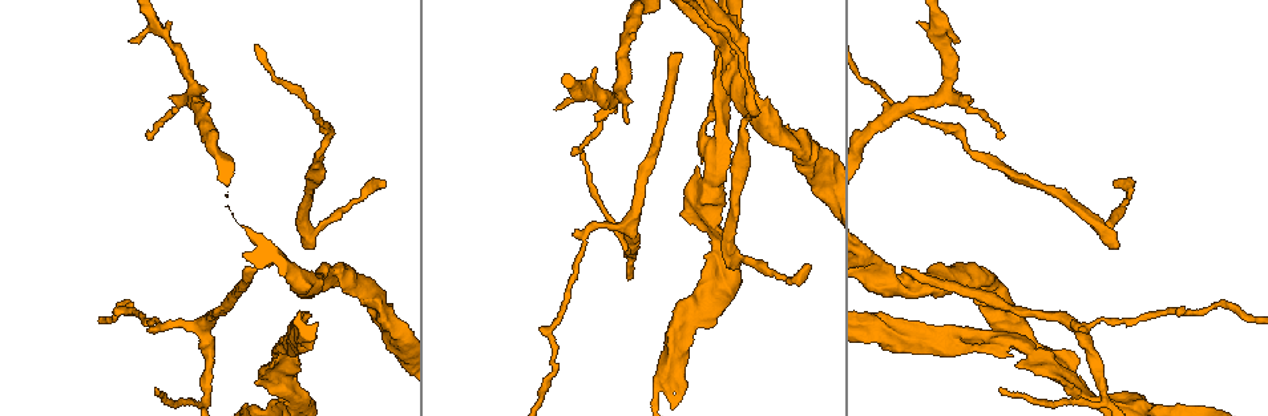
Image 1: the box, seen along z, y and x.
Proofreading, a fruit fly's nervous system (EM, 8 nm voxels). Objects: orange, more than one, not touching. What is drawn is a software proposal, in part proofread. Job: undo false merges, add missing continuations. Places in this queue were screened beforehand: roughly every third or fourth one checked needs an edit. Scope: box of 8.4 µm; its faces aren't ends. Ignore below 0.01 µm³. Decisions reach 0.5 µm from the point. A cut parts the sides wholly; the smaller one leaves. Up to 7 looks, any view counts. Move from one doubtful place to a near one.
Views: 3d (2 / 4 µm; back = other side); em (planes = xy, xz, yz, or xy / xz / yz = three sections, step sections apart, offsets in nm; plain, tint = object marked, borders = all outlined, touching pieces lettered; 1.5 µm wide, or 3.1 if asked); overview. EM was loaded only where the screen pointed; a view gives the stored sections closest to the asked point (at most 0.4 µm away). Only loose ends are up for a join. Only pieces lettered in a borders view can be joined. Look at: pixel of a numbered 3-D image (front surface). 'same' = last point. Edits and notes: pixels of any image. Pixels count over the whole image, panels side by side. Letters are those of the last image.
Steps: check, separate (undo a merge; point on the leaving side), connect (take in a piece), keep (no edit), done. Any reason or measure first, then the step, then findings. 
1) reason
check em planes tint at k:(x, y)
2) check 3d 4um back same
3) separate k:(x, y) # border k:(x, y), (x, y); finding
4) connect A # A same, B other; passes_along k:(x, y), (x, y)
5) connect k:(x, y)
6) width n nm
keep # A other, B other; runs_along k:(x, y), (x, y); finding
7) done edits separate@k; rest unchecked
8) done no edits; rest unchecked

thin end
check em planes borders at 1:(384, 182)

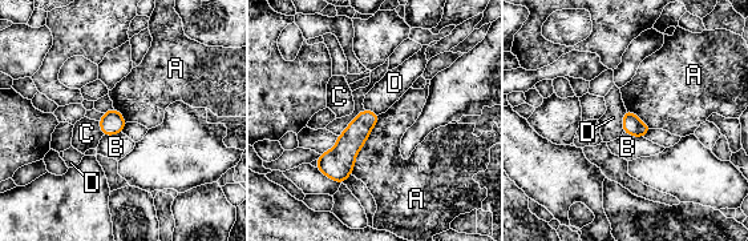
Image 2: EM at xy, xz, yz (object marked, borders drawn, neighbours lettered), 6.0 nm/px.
keep # A other, B other, C other, D other; none of them fits

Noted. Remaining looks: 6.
check 3d 4um at 1:(1001, 138)

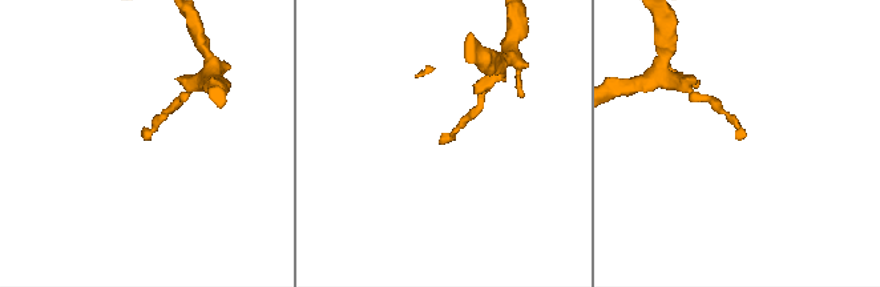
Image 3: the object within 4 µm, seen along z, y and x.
now the EM
check em xz step 8 borders at 3:(740, 140)

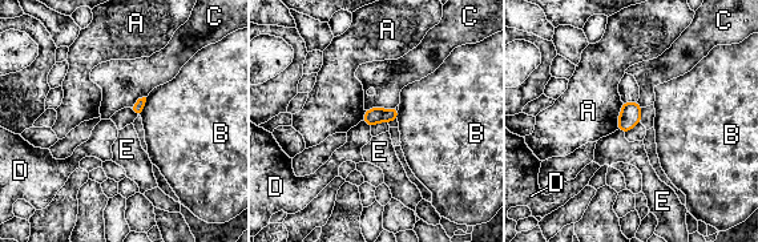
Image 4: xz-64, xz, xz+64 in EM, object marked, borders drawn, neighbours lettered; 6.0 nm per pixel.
another direction
check em planes borders same

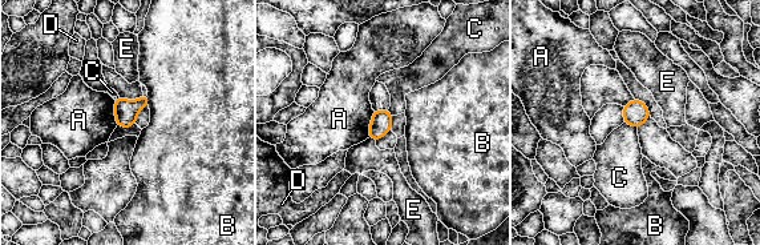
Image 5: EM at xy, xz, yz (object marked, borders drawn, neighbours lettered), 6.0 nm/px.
keep # A other, B other, C other, D other, E other; border 5:(625, 121), (637, 129); no lettered piece goes on from it

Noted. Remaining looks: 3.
end of a long branch
check 3d 2um at 1:(905, 266)

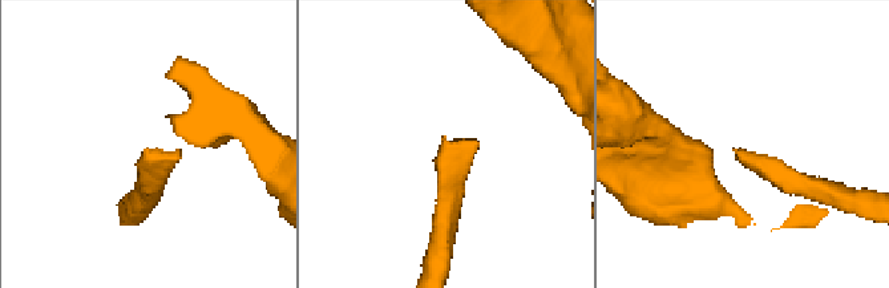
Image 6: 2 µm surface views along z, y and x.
check em planes borders at 6:(738, 151)

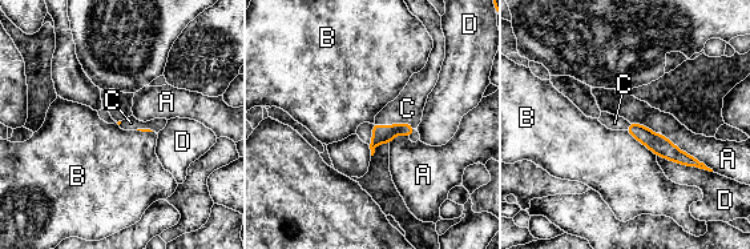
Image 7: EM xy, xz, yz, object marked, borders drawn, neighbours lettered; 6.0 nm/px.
connect C # A other, B other, C same, D other; passes_along 7:(380, 133), (395, 124), (407, 108); the neuron continues

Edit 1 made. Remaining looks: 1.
done edits connect@7; rest unchecked

